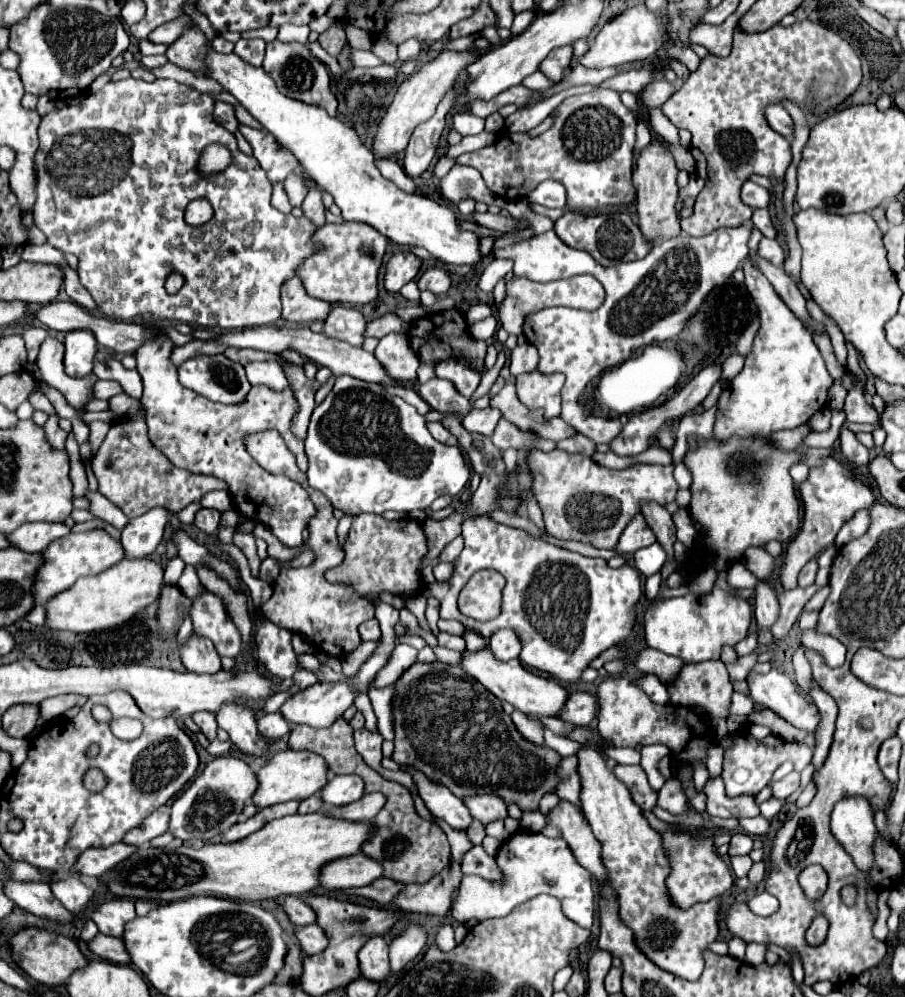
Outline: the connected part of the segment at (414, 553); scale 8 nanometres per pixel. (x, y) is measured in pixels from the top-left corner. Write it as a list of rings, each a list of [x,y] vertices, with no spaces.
[[[359,513],[353,517],[343,551],[345,561],[339,567],[327,571],[327,581],[351,585],[361,597],[381,593],[417,597],[425,587],[425,581],[419,575],[419,567],[427,555],[427,537],[423,533],[423,525],[417,519],[405,517],[387,521],[381,515]]]

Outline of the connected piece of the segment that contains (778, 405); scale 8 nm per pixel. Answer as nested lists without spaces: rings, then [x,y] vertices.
[[[751,261],[743,263],[743,271],[747,291],[759,309],[761,329],[755,337],[755,349],[745,359],[743,371],[719,397],[713,431],[717,441],[729,441],[731,437],[769,437],[775,431],[803,425],[811,415],[827,407],[827,389],[833,383],[811,333],[801,325],[791,309],[785,307],[767,277],[763,277],[759,269],[753,269]]]

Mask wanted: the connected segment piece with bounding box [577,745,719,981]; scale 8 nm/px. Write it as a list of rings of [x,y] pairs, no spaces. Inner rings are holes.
[[[583,745],[579,751],[581,775],[581,805],[583,813],[601,843],[603,863],[609,869],[611,887],[619,893],[621,919],[633,929],[639,949],[661,969],[677,977],[697,981],[703,971],[701,951],[717,939],[719,901],[707,905],[693,905],[679,913],[663,901],[663,877],[667,875],[667,857],[655,837],[655,829],[641,815],[641,809],[631,801],[627,787],[605,765],[605,757],[593,745]]]

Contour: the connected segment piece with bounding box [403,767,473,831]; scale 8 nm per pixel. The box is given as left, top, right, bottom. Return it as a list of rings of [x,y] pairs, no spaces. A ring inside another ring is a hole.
[[[403,767],[403,771],[411,773],[415,785],[419,789],[421,799],[425,801],[427,809],[437,819],[443,819],[445,823],[449,823],[453,829],[459,829],[459,831],[469,829],[469,825],[473,823],[473,817],[471,817],[469,809],[465,807],[465,803],[459,797],[455,797],[447,787],[443,787],[439,783],[433,783],[433,781],[427,781],[421,773],[415,773],[415,769]]]

